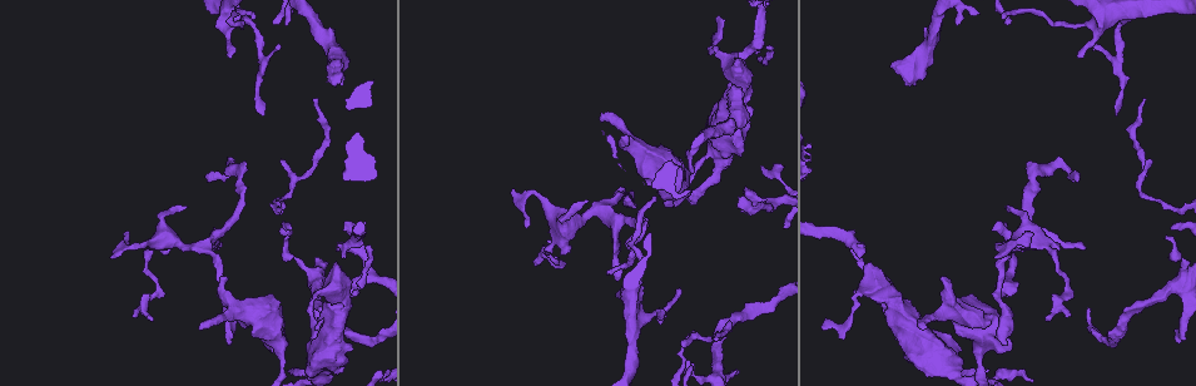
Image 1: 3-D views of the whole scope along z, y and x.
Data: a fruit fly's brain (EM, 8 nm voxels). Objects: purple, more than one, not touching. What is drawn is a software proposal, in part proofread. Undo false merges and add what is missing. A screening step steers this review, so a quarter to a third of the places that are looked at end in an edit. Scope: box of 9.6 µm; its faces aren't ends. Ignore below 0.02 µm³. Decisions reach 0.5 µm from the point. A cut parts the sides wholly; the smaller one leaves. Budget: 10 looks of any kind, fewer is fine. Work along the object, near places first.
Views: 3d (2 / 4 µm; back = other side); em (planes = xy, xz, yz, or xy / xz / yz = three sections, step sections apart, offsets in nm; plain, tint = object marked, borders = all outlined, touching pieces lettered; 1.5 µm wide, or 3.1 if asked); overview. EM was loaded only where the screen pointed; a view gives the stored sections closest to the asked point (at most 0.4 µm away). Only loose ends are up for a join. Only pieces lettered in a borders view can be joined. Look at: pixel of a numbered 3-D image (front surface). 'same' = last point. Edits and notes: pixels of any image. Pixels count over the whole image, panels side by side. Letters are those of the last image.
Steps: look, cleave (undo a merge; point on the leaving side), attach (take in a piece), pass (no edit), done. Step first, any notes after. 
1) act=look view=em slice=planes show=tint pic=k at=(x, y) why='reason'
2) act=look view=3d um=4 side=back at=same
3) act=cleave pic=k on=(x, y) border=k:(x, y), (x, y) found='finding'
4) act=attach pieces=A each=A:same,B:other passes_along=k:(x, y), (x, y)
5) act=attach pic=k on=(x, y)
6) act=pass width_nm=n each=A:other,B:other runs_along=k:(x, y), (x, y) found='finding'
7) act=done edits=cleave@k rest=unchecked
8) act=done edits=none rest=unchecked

act=look view=em slice=planes show=borders pic=1 at=(229, 54) why='branch stops here'

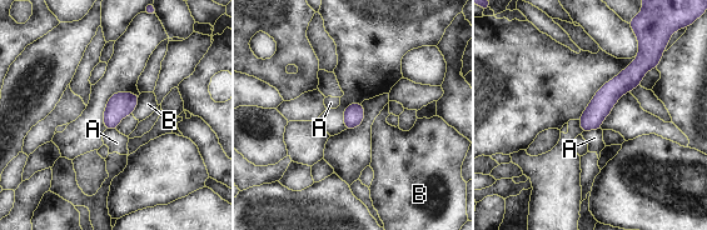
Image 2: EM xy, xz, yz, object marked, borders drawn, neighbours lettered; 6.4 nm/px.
act=pass each=A:other,B:other runs_along=2:(641, 59), (584, 128) found='none of them fits'

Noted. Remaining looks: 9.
act=look view=em slice=planes show=plain pic=1 at=(263, 114) why='thin end'

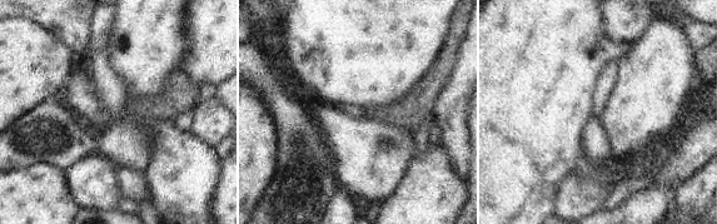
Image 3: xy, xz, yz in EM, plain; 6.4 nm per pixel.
act=look view=em slice=planes show=borders at=same

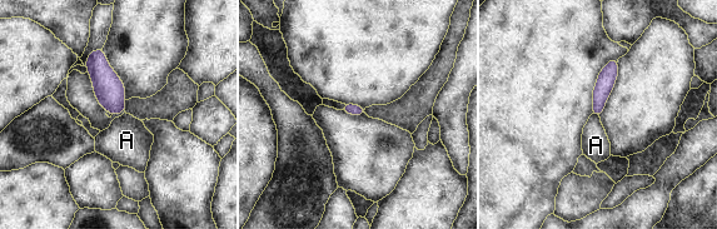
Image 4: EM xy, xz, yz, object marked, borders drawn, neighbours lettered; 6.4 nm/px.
act=pass each=A:other border=4:(592, 114), (598, 117) found='none of them fits'

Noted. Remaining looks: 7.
act=look view=em slice=planes show=borders pic=1 at=(717, 51) why='sharp bend'

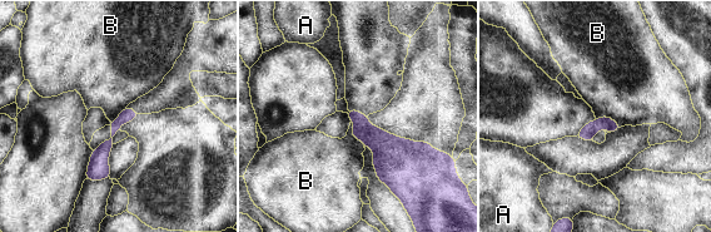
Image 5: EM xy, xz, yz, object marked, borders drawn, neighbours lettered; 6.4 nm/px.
act=pass each=A:other,B:other runs_along=5:(128, 110), (90, 177) found='all the same cell'

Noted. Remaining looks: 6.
act=look view=em slice=planes show=plain pic=1 at=(527, 196) why='sharp bend'

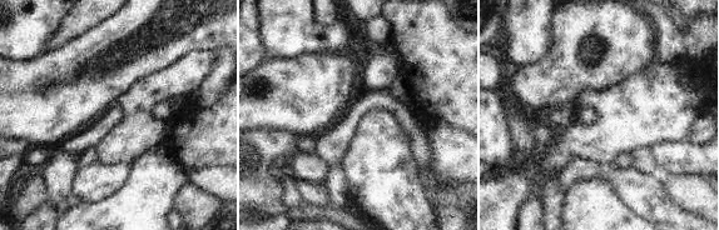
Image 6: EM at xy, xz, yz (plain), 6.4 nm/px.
act=look view=em slice=planes show=borders at=same why='see the neighbours'

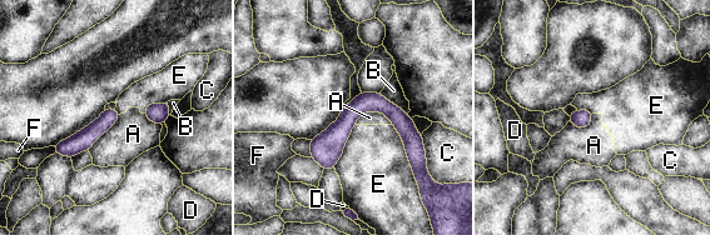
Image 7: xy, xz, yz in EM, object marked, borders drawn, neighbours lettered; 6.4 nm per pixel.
act=pass width_nm=110 each=A:other,B:other,C:other,D:other,E:other,F:other runs_along=7:(313, 143), (362, 105), (383, 105), (417, 155) found='all the same cell'

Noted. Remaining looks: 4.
act=done edits=none rest=unchecked

